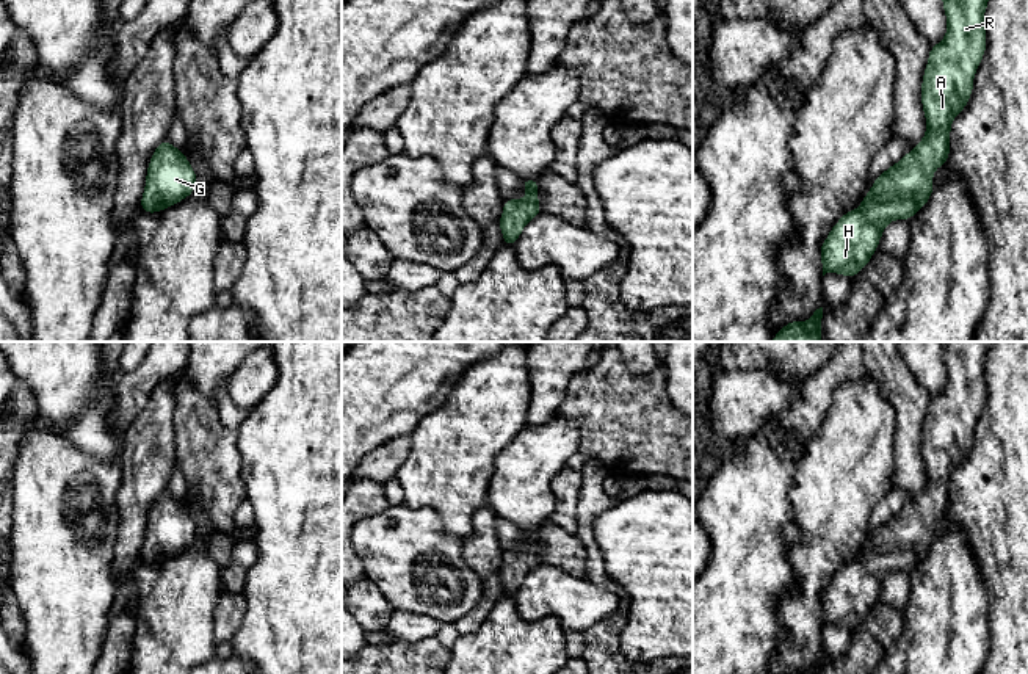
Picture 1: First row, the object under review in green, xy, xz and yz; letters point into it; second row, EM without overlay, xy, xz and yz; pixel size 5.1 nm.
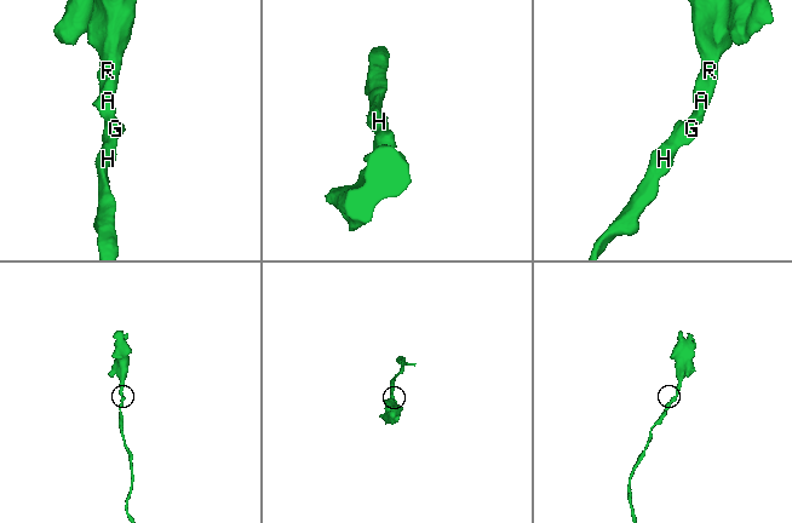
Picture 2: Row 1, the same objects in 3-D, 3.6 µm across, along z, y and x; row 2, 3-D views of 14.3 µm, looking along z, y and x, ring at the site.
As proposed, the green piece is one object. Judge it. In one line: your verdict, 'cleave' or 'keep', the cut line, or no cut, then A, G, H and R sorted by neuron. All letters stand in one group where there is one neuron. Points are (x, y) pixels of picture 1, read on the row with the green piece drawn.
keep; no cut; A G H R

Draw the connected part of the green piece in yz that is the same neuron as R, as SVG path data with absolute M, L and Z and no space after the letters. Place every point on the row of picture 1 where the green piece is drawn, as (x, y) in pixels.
M942 0L945 38L931 47L921 82L926 118L923 140L878 176L862 204L827 234L820 257L823 276L854 277L870 263L885 226L910 219L929 201L932 176L950 155L951 121L965 108L986 52L984 13L989 0Z

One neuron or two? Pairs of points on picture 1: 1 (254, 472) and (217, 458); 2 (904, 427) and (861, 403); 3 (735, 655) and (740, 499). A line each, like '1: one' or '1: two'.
1: two
2: two
3: one

